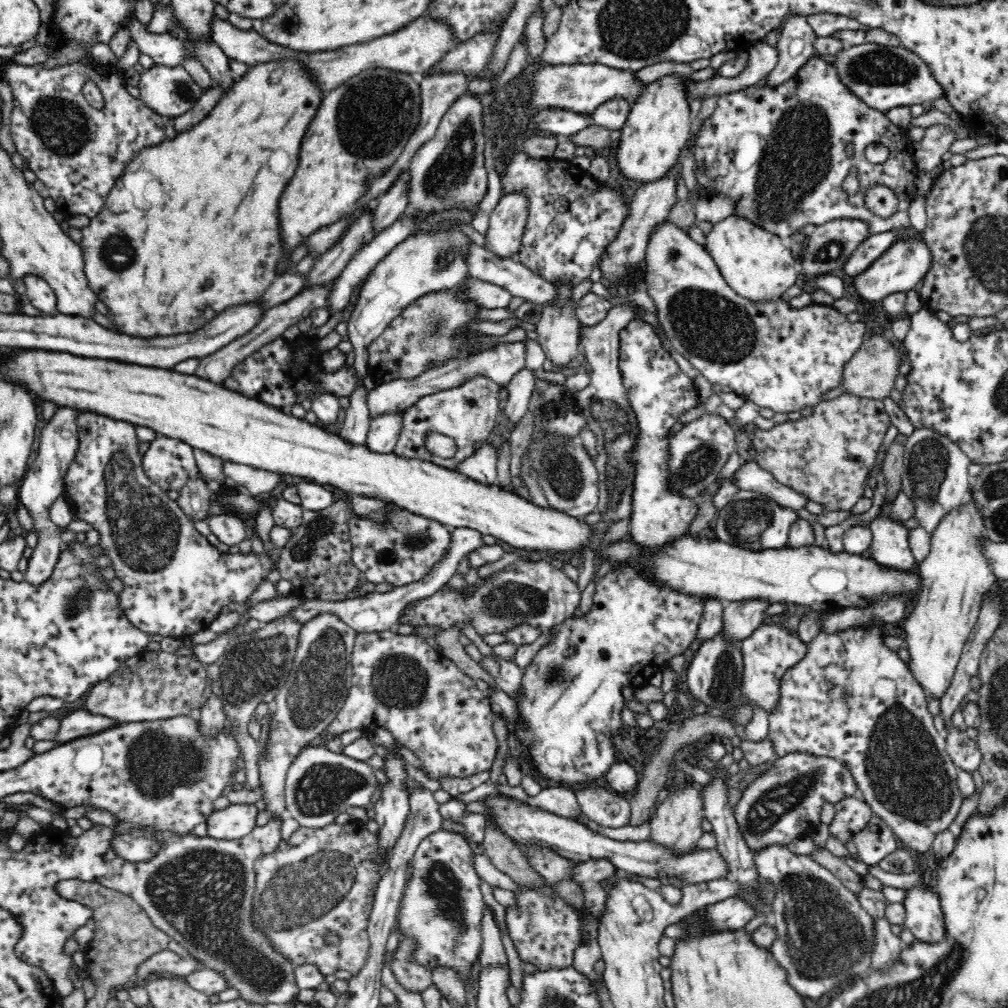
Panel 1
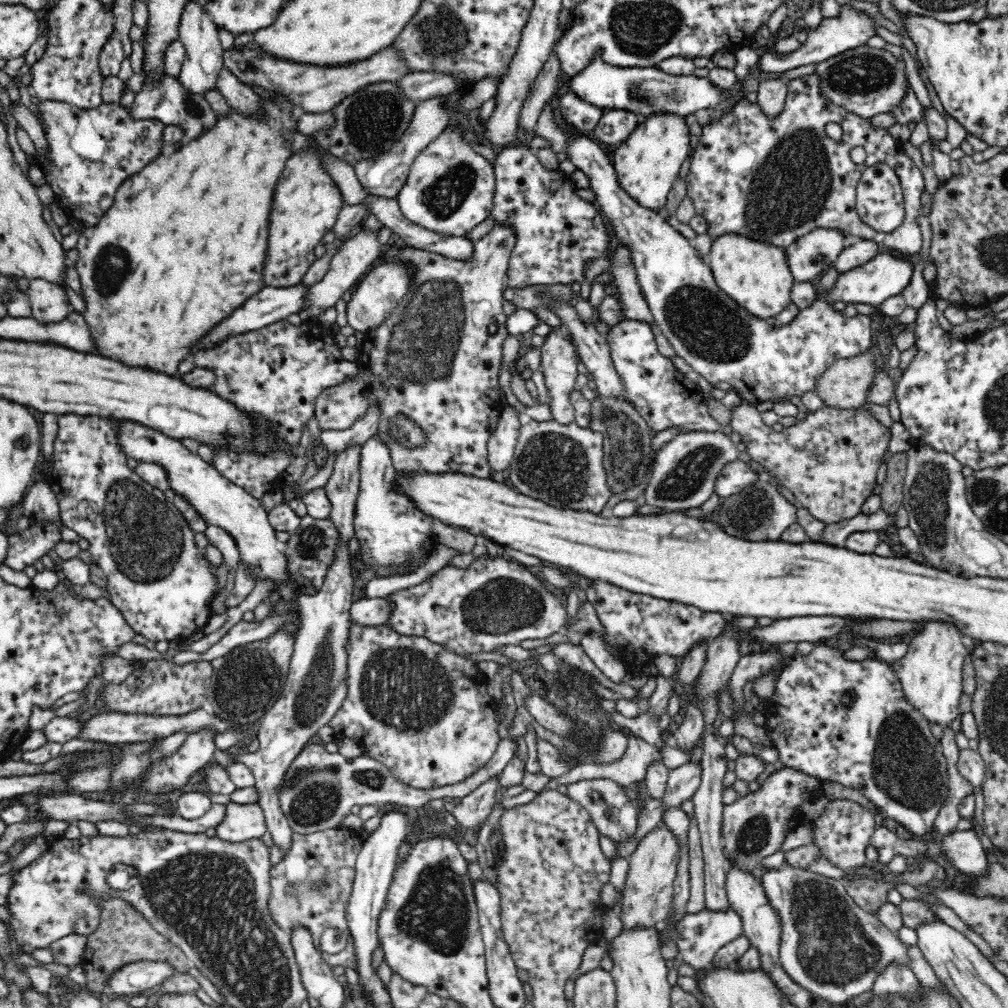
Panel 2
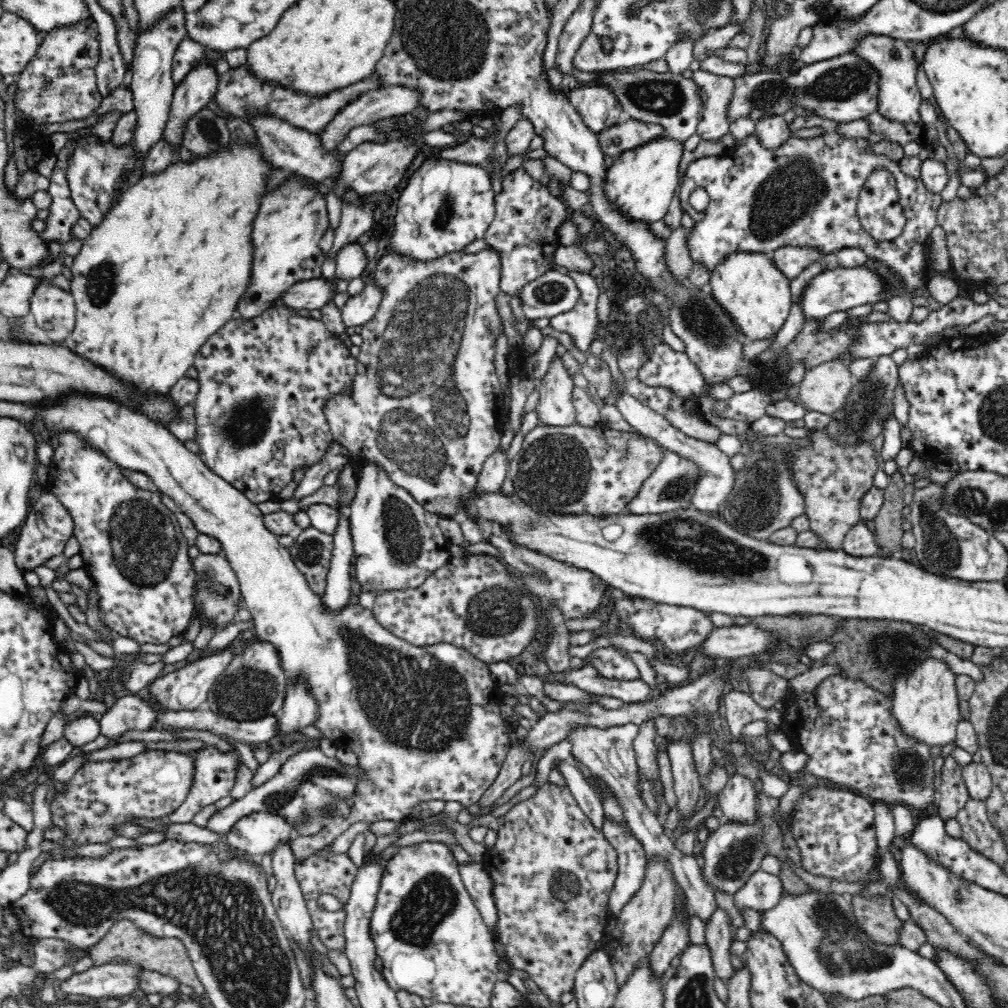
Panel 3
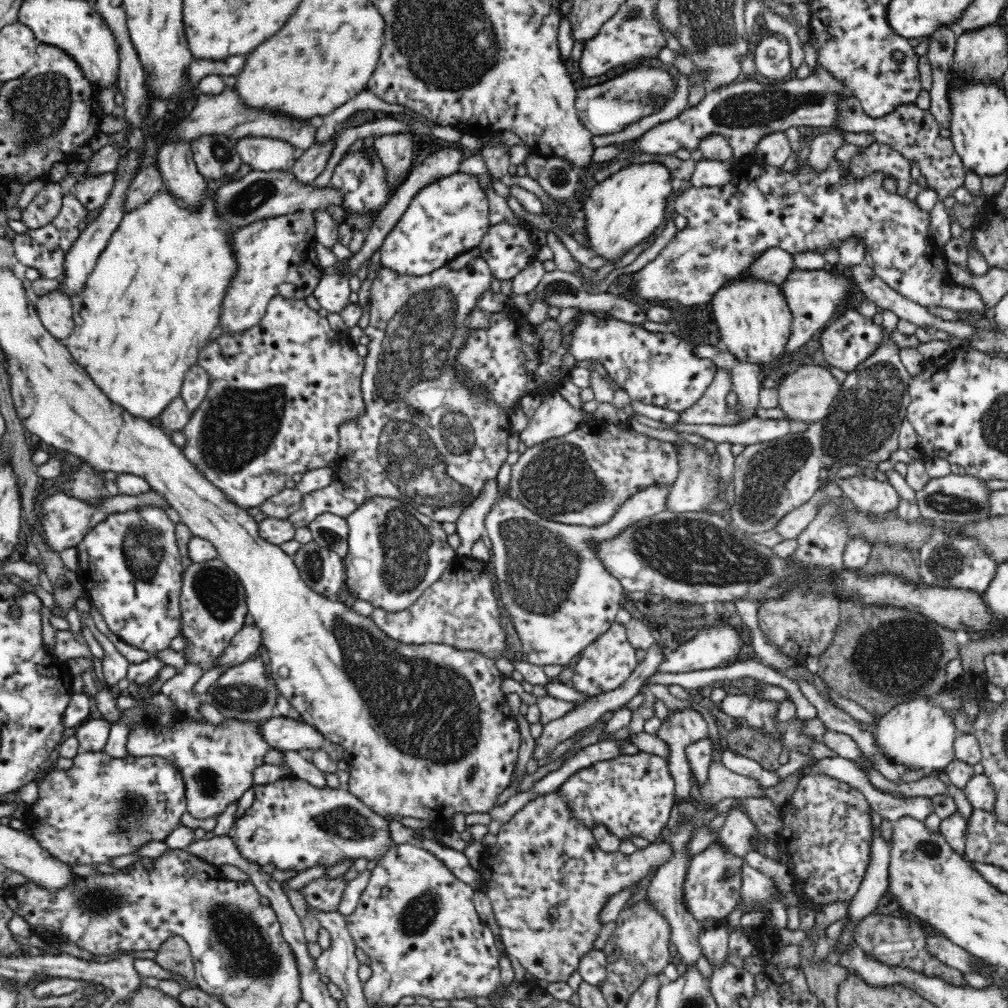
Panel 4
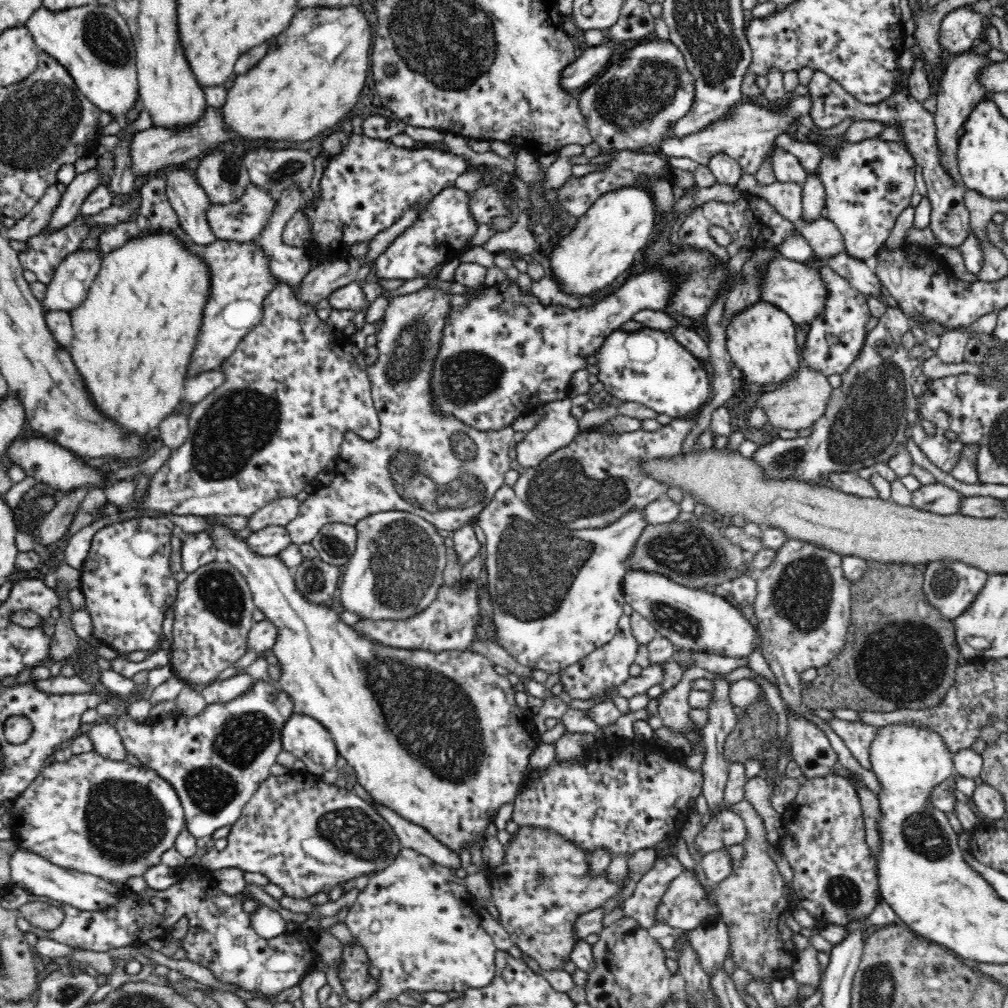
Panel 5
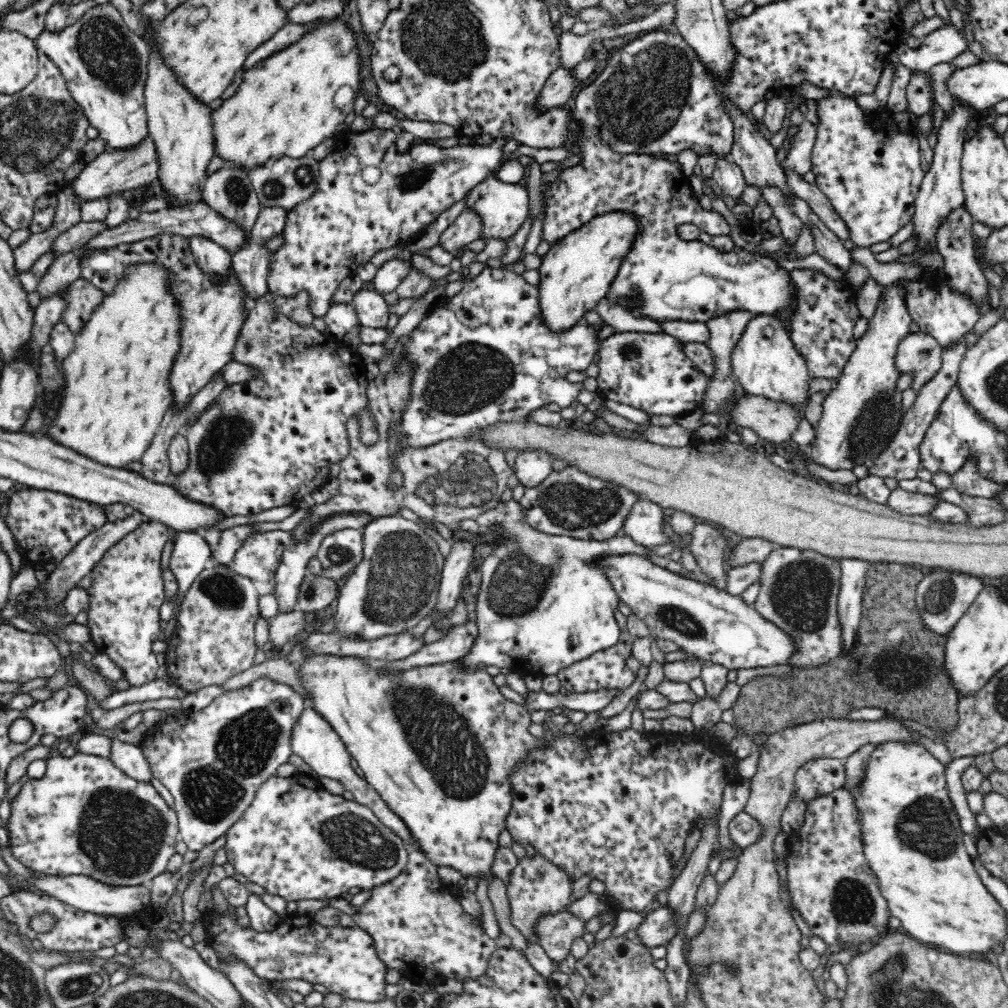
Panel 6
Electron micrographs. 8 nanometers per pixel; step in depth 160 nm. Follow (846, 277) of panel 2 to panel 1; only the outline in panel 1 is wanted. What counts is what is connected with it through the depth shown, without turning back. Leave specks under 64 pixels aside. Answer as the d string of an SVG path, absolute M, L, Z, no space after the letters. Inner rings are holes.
M916 235L901 237L864 272L852 278L856 292L862 299L876 305L890 294L913 290L916 284L926 277L930 266L930 251L925 241L920 241L918 237Z

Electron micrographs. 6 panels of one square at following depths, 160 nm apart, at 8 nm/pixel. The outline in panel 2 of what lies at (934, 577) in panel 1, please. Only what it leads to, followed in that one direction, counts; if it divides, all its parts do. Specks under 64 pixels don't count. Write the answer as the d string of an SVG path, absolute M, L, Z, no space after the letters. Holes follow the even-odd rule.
M926 622L924 630L909 645L906 656L889 664L899 678L909 706L920 712L930 725L938 724L945 729L961 714L959 700L963 695L962 665L968 654L964 638L952 623Z

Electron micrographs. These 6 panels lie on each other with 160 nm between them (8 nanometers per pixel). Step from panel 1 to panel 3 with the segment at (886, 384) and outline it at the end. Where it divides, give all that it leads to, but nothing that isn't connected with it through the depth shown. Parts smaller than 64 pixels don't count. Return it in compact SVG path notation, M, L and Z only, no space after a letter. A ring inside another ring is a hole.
M837 359L822 362L806 370L803 379L796 385L794 403L807 411L832 415L842 408L852 392L852 378L844 362Z

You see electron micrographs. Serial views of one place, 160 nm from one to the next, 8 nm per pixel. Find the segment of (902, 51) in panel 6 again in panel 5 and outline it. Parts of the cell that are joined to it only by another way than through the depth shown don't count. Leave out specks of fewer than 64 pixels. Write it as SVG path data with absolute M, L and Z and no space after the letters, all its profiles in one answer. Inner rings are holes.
M958 7L958 10L949 12L939 28L938 45L942 52L947 52L952 58L979 47L980 32L984 32L983 18L968 7Z

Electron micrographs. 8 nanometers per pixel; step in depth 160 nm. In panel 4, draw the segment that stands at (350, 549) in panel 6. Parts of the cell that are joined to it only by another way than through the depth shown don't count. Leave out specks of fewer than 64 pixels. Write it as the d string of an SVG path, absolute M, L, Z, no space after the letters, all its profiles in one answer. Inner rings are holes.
M324 513L309 524L313 540L320 547L336 552L340 558L348 554L349 526L347 519Z

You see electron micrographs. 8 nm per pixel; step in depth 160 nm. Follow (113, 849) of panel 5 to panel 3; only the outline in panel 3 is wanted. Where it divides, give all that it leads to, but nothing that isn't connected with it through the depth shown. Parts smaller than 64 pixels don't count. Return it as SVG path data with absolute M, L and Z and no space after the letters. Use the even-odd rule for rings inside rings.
M148 749L134 758L122 761L88 761L66 782L66 786L56 791L49 804L52 825L64 830L60 844L64 848L81 847L87 844L108 844L116 834L117 829L138 819L159 819L168 817L186 800L192 786L194 775L195 754L176 754L166 750Z

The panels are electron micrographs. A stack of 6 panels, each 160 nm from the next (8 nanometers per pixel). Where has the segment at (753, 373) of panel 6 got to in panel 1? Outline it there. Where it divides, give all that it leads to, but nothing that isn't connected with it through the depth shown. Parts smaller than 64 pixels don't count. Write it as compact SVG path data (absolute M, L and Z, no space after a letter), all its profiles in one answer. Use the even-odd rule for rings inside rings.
M728 216L713 226L704 247L732 291L755 303L786 298L786 290L796 285L798 274L801 274L800 263L793 252L782 245L780 237L738 216Z

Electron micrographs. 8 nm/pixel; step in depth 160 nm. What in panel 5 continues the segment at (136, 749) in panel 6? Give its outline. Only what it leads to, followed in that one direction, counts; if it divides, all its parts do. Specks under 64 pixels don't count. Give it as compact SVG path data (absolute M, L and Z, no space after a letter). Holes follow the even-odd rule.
M100 720L97 725L86 727L86 732L90 735L94 751L109 760L126 762L130 753L125 749L120 733L112 724L108 725Z

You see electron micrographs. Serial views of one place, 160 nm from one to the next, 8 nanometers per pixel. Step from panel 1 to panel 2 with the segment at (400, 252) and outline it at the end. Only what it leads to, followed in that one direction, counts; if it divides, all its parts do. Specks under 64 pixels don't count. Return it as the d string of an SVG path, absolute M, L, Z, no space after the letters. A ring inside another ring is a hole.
M391 261L373 266L364 279L358 283L356 291L347 302L347 324L352 326L354 330L364 333L374 326L380 326L384 318L390 314L390 310L396 306L396 302L400 302L400 298L408 292L410 284L411 272L409 272L408 265Z

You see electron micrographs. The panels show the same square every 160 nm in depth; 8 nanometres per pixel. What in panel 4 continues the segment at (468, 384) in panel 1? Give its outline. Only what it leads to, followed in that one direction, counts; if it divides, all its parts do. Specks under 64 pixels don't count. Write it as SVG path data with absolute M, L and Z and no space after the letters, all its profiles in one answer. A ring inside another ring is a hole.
M476 256L462 270L450 270L448 265L440 267L439 270L420 277L404 276L396 274L390 270L383 268L379 277L372 282L371 289L371 308L370 320L368 326L364 328L364 332L370 343L367 345L368 354L364 357L364 370L361 376L361 389L366 403L366 414L362 418L342 424L339 426L339 451L337 458L334 461L336 466L334 470L334 478L332 482L323 489L312 490L308 494L302 496L300 509L289 516L289 521L294 525L294 530L303 529L320 515L324 513L332 513L336 516L347 519L349 514L352 514L364 502L373 499L374 497L390 497L390 499L405 499L408 501L418 512L426 515L426 517L439 522L441 525L444 522L456 523L458 517L462 514L463 510L470 506L476 498L481 495L484 485L488 481L496 481L497 474L506 463L508 458L508 438L510 438L511 426L509 415L501 412L498 406L494 403L486 403L482 397L474 397L470 395L470 391L462 379L458 379L452 366L456 360L456 354L464 340L466 334L470 332L470 324L468 323L468 314L472 312L472 308L476 308L476 300L478 296L491 288L493 273L489 264L481 257Z

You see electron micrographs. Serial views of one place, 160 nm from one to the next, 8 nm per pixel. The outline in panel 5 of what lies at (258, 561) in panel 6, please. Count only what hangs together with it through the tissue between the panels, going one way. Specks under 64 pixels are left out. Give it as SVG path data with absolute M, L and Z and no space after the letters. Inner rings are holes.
M274 525L251 533L246 538L246 543L248 549L256 555L276 557L291 543L291 540L285 526Z

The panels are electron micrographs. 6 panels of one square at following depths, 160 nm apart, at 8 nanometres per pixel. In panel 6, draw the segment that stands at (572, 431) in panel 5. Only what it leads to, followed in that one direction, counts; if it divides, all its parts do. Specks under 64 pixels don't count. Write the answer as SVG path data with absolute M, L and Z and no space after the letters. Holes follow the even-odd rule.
M544 451L516 454L513 473L525 489L538 486L552 471L552 457Z

